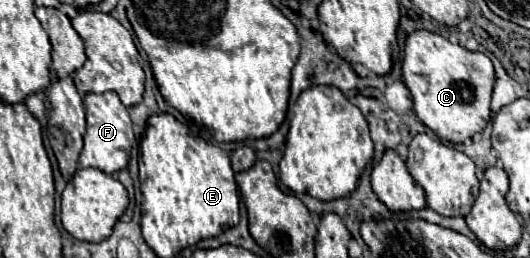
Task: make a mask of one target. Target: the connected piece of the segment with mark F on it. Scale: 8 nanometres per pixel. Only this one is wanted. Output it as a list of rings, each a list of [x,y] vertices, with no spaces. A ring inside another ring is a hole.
[[[114,91],[106,93],[88,93],[84,95],[84,109],[86,109],[86,135],[84,135],[84,149],[80,153],[80,167],[94,167],[108,175],[118,173],[128,165],[130,149],[134,143],[133,123],[130,121],[128,109],[120,103]]]

